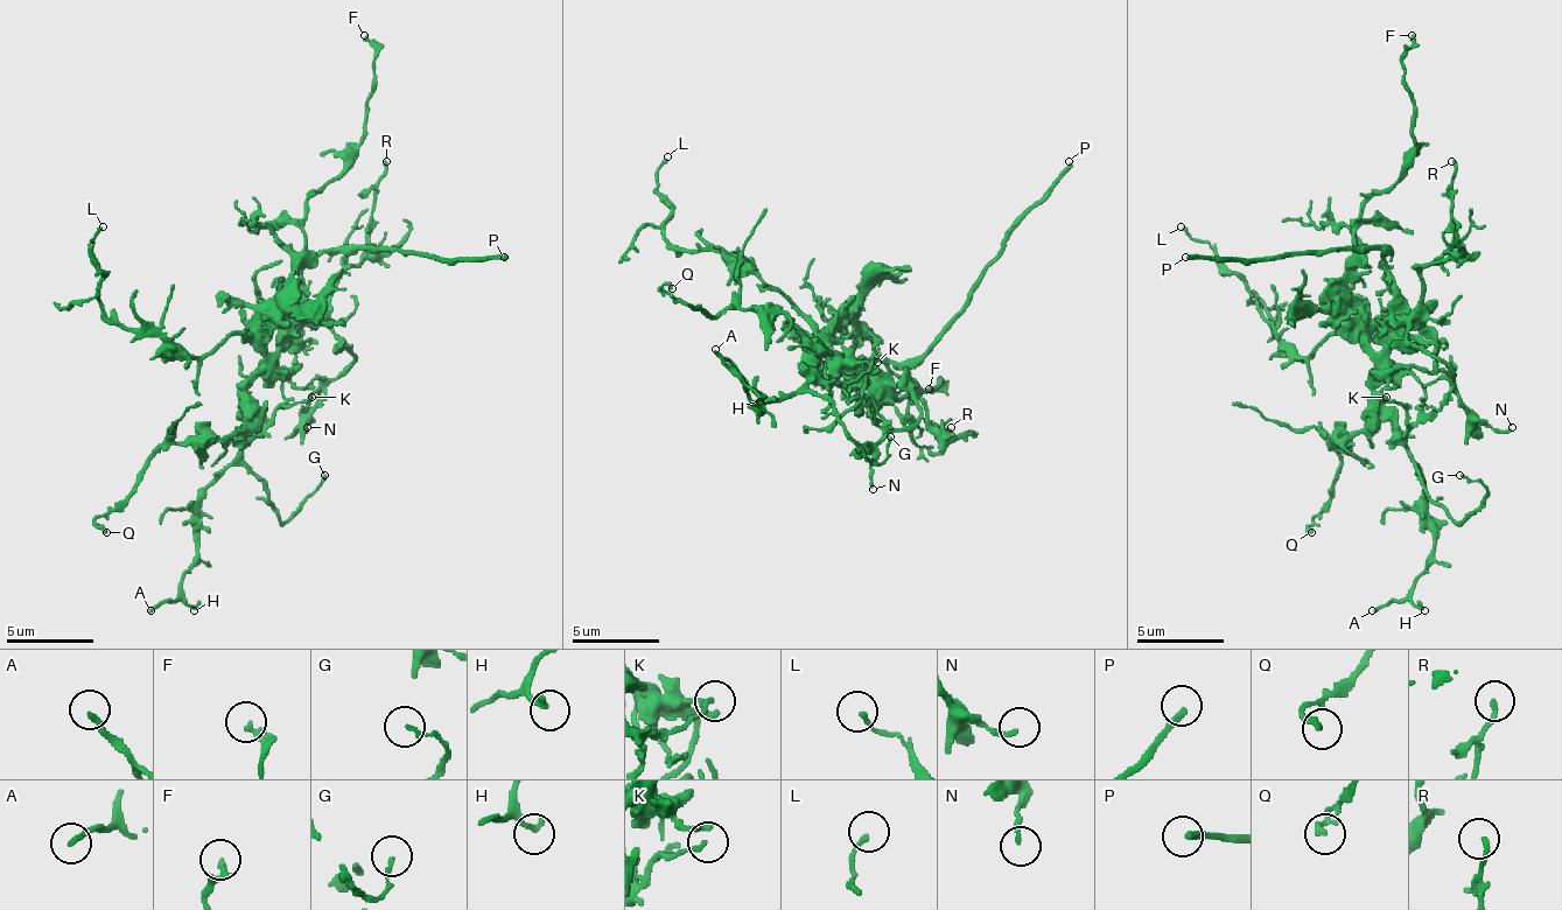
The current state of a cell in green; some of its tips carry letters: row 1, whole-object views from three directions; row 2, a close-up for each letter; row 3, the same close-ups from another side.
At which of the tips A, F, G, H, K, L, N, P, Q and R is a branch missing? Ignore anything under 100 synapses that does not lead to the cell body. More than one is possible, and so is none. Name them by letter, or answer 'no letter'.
P

